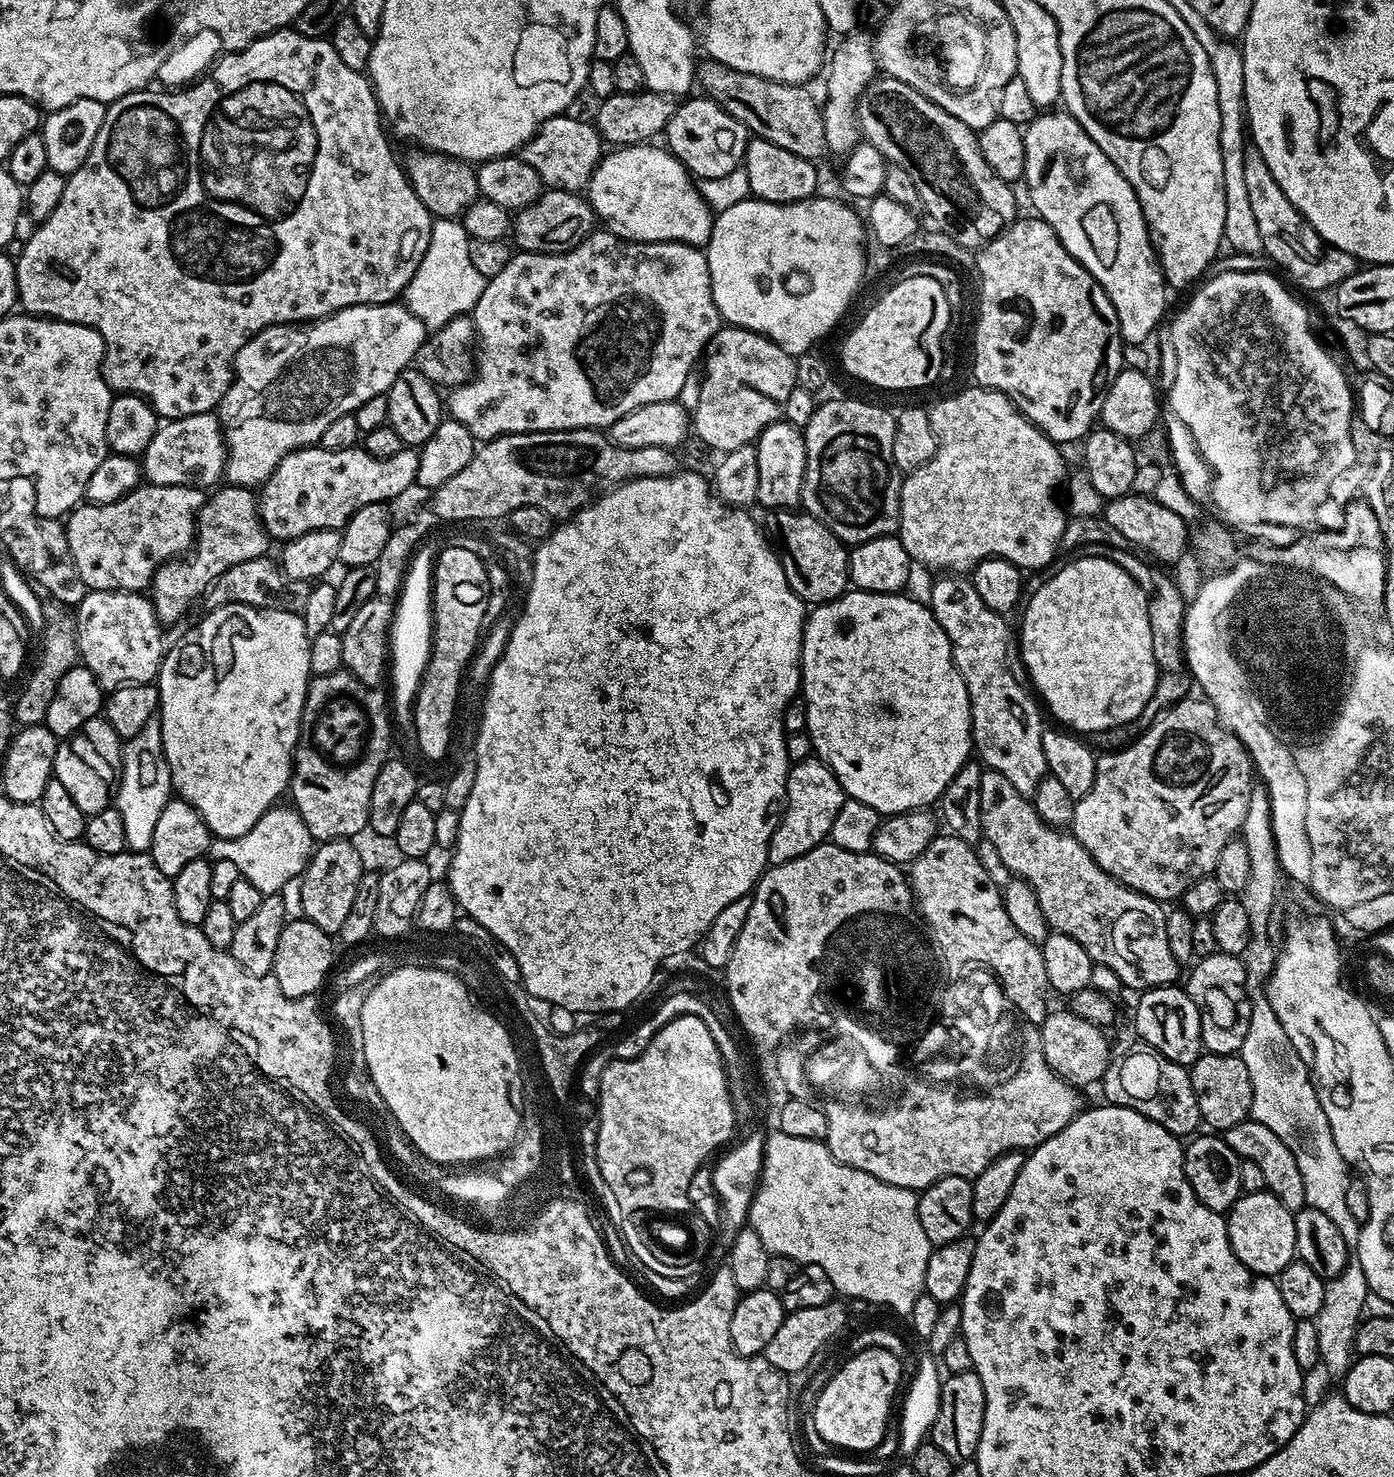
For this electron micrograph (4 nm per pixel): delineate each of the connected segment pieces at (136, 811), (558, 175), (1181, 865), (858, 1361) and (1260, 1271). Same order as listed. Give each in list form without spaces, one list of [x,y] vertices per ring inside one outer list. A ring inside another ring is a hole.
[[[153,718],[134,734],[134,738],[123,741],[120,791],[116,793],[114,807],[122,814],[122,826],[126,826],[126,842],[133,852],[148,852],[152,847],[154,826],[173,795],[170,770],[166,766],[166,754],[162,750],[162,730],[159,719]]]
[[[561,114],[546,121],[536,135],[526,141],[518,155],[538,170],[541,185],[552,190],[579,193],[587,189],[588,180],[600,161],[602,141],[595,124],[574,122],[574,118]]]
[[[1185,698],[1164,709],[1129,748],[1097,759],[1094,786],[1076,800],[1070,825],[1072,835],[1086,846],[1106,874],[1161,902],[1183,897],[1195,880],[1213,875],[1222,848],[1244,825],[1254,787],[1254,769],[1248,751],[1224,727],[1207,698],[1192,699]]]
[[[880,1348],[849,1355],[844,1365],[824,1386],[824,1400],[818,1405],[818,1426],[828,1432],[835,1443],[849,1444],[871,1453],[889,1431],[888,1415],[892,1412],[892,1392],[901,1391],[901,1360]]]
[[[1270,1191],[1244,1192],[1239,1200],[1232,1203],[1226,1213],[1228,1222],[1228,1237],[1234,1254],[1257,1276],[1279,1277],[1282,1269],[1291,1264],[1296,1256],[1294,1242],[1294,1214]]]

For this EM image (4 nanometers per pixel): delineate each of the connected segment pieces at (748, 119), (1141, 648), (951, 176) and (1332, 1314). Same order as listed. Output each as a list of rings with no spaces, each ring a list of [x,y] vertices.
[[[707,58],[697,63],[695,81],[709,99],[722,106],[736,121],[746,125],[749,133],[757,139],[772,142],[813,162],[827,153],[823,111],[807,87],[734,71]]]
[[[1104,554],[1096,557],[1082,557],[1063,565],[1032,597],[1029,595],[1028,609],[1024,612],[1024,621],[1020,624],[1020,656],[1024,659],[1024,668],[1028,671],[1028,676],[1032,679],[1031,687],[1038,693],[1039,699],[1044,699],[1043,707],[1053,712],[1061,720],[1065,729],[1076,734],[1084,732],[1108,732],[1111,728],[1120,728],[1123,724],[1131,725],[1146,710],[1146,702],[1154,694],[1156,681],[1160,673],[1156,669],[1153,653],[1153,635],[1150,634],[1150,619],[1147,614],[1148,593],[1144,592],[1138,582],[1127,573],[1123,563],[1115,564],[1112,560],[1107,560]]]
[[[891,78],[873,80],[871,86],[860,95],[856,116],[860,119],[861,137],[867,143],[873,144],[885,161],[910,174],[910,179],[920,195],[920,204],[932,215],[933,222],[937,224],[935,227],[962,247],[971,250],[983,248],[1017,219],[1013,185],[998,178],[998,174],[990,170],[990,162],[986,162],[986,158],[982,156],[979,135],[973,128],[966,126],[966,122],[942,110],[942,106],[935,104],[929,96],[924,96],[914,86]]]
[[[1351,1259],[1342,1274],[1325,1283],[1325,1297],[1322,1307],[1316,1315],[1315,1329],[1318,1330],[1318,1348],[1320,1361],[1326,1366],[1330,1377],[1343,1379],[1354,1359],[1354,1347],[1357,1326],[1361,1321],[1364,1299],[1370,1291],[1365,1271],[1356,1259]]]

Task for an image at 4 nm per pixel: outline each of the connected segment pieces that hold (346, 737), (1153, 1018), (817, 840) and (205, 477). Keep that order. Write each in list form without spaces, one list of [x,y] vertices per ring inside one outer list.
[[[346,670],[334,672],[332,674],[322,674],[321,676],[313,675],[308,682],[308,693],[304,703],[304,713],[300,723],[300,740],[296,743],[294,753],[294,763],[292,765],[292,779],[290,781],[290,796],[292,792],[291,803],[294,805],[296,812],[306,822],[306,830],[310,830],[313,841],[323,842],[326,840],[342,840],[345,838],[356,838],[360,831],[368,828],[368,815],[370,814],[370,794],[374,791],[374,778],[378,778],[378,770],[390,759],[393,739],[393,721],[390,719],[390,704],[386,699],[385,693],[380,688],[371,688],[358,678],[354,678]]]
[[[1180,986],[1149,988],[1136,1004],[1136,1032],[1143,1043],[1174,1062],[1191,1066],[1202,1055],[1198,1006]]]
[[[809,758],[789,767],[784,798],[780,825],[770,838],[769,865],[802,858],[802,854],[825,843],[830,837],[830,826],[834,826],[834,818],[838,815],[838,810],[842,810],[842,802],[846,799],[844,788],[838,782],[838,778],[819,758]]]
[[[215,411],[190,414],[161,423],[157,427],[142,457],[142,476],[150,484],[208,490],[221,483],[226,461],[228,446],[224,442],[219,415]]]

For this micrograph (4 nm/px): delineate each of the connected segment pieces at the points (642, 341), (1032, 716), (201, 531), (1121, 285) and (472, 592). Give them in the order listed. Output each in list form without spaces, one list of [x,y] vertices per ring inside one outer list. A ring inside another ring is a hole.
[[[593,230],[581,244],[567,252],[517,251],[506,262],[499,274],[487,277],[482,298],[470,313],[476,327],[478,351],[474,356],[474,375],[466,384],[458,384],[446,396],[446,412],[451,419],[462,422],[477,442],[487,442],[512,432],[569,432],[579,428],[608,430],[626,414],[646,406],[650,402],[676,400],[682,390],[682,382],[693,375],[692,368],[705,355],[708,343],[722,327],[720,311],[714,306],[714,294],[710,286],[710,266],[707,255],[695,244],[640,244],[636,240],[623,240],[607,230]]]
[[[960,574],[937,576],[940,577],[933,582],[932,593],[926,600],[938,626],[942,626],[946,638],[950,638],[956,669],[966,682],[975,751],[978,756],[980,752],[979,759],[991,771],[1002,774],[1018,794],[1035,797],[1038,782],[1049,775],[1046,754],[1042,754],[1042,734],[1046,728],[1040,725],[1041,709],[1033,693],[1016,681],[1008,665],[1008,624],[1004,621],[1007,619],[982,602],[971,579]]]
[[[220,486],[211,495],[205,499],[200,515],[196,517],[196,538],[190,551],[163,564],[152,579],[150,599],[161,625],[178,623],[191,610],[192,603],[208,591],[208,585],[230,570],[230,566],[269,555],[270,537],[260,520],[257,493],[248,486]]]
[[[1048,110],[1037,115],[1023,129],[1026,146],[1023,183],[1028,184],[1028,196],[1036,207],[1035,215],[1052,227],[1062,246],[1066,246],[1069,254],[1104,287],[1118,314],[1120,339],[1125,344],[1144,344],[1165,319],[1164,311],[1168,308],[1170,288],[1160,268],[1160,261],[1156,258],[1156,249],[1152,247],[1152,240],[1148,236],[1148,223],[1144,220],[1142,206],[1130,182],[1122,178],[1118,166],[1114,166],[1114,162],[1102,154],[1090,134],[1086,134],[1086,130],[1082,130],[1080,123],[1069,116],[1067,111],[1056,111]]]
[[[451,547],[437,555],[432,581],[432,652],[412,705],[417,746],[424,760],[440,760],[448,752],[460,683],[476,652],[480,632],[486,628],[483,615],[486,614],[487,592],[487,563],[478,555]]]

